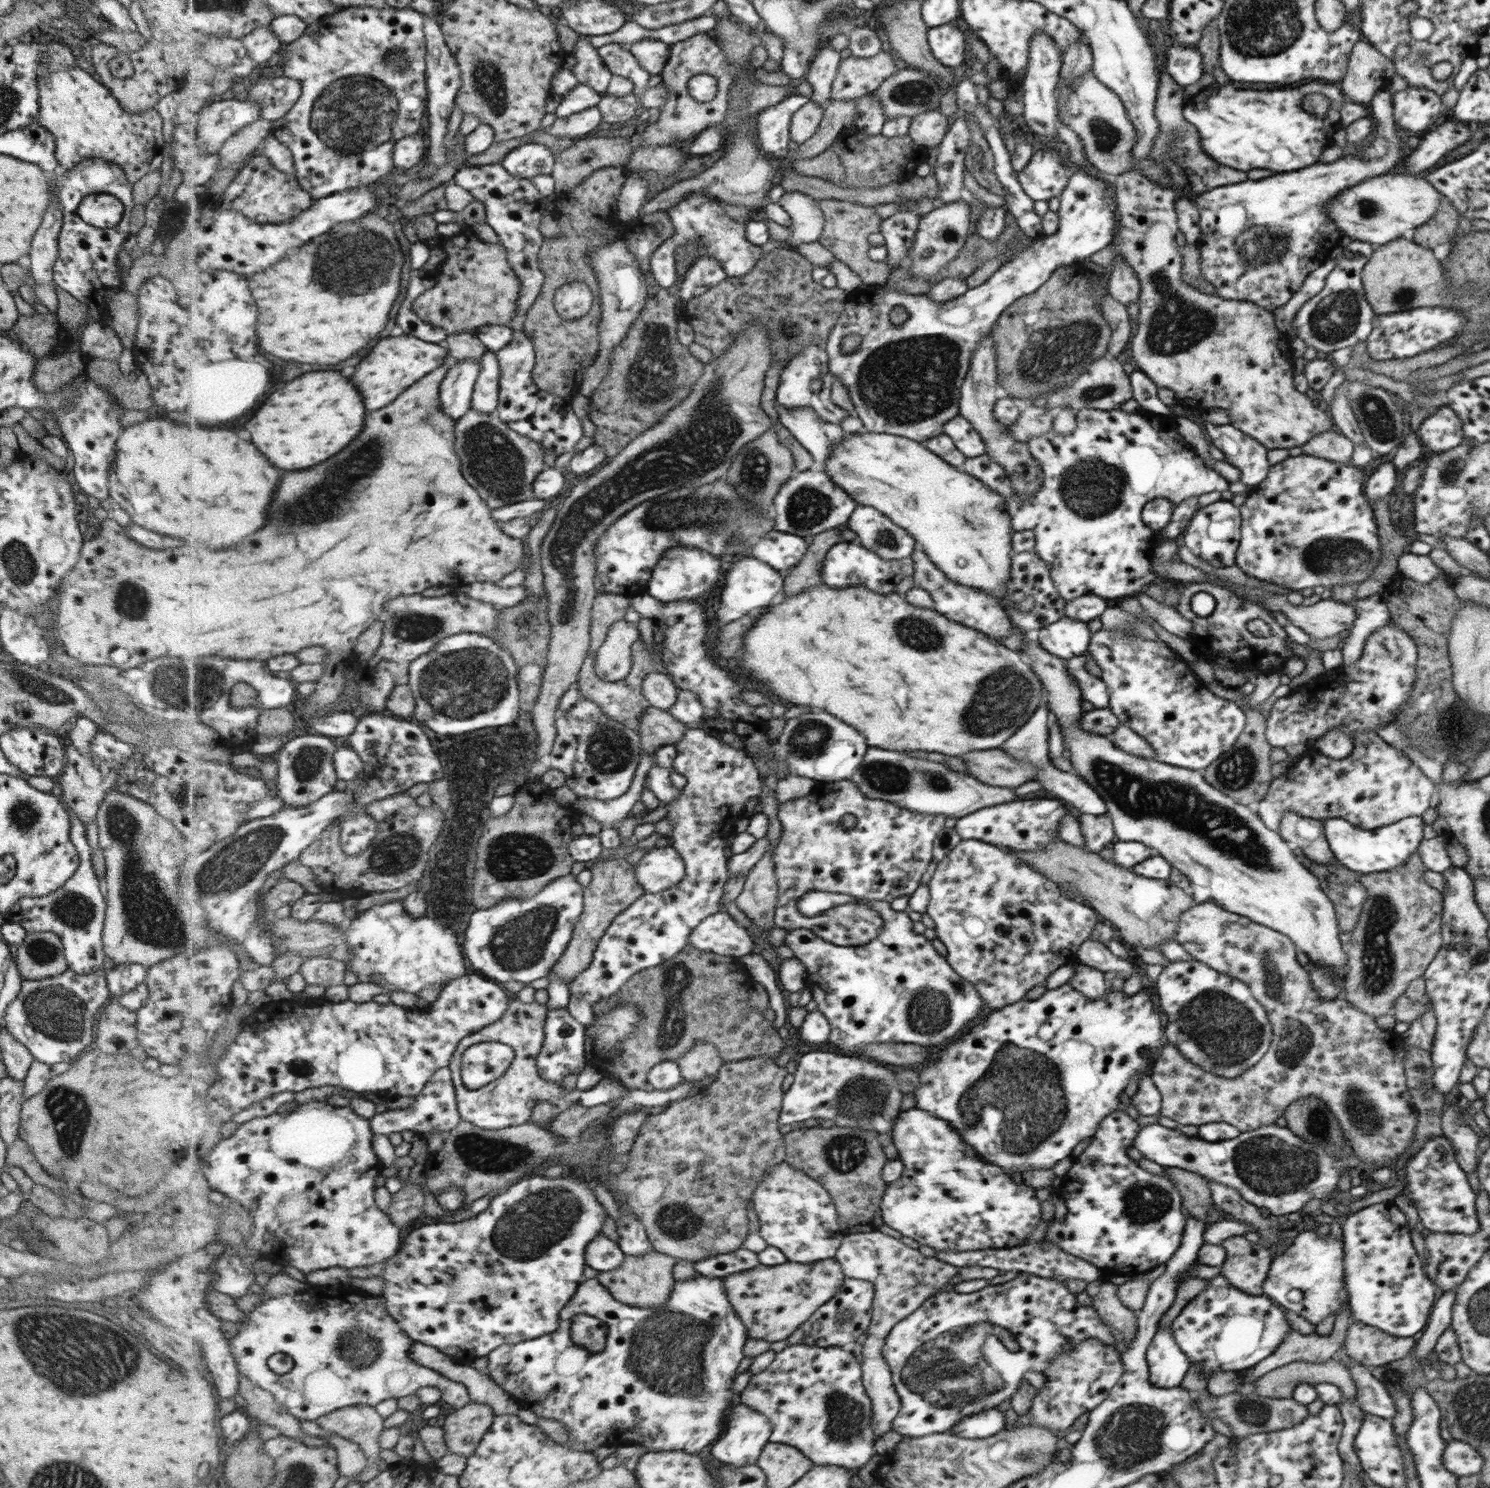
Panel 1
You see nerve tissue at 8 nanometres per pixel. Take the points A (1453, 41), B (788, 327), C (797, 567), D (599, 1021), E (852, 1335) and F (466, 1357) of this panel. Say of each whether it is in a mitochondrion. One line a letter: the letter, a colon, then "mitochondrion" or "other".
A: other
B: mitochondrion
C: other
D: other
E: other
F: other

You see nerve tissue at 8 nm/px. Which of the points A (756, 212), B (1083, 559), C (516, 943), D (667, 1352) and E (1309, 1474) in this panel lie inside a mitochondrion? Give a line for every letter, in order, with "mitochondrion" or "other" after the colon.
A: other
B: other
C: mitochondrion
D: mitochondrion
E: other

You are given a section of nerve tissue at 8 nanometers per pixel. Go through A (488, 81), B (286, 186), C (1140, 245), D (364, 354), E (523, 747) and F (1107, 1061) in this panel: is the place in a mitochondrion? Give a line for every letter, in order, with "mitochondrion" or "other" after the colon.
A: mitochondrion
B: other
C: other
D: other
E: mitochondrion
F: other

